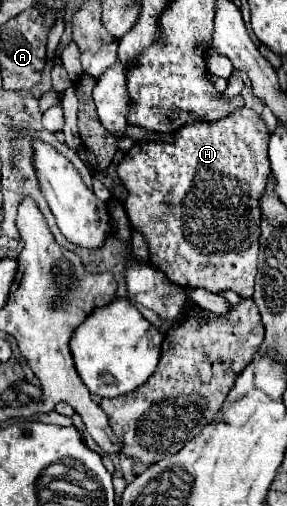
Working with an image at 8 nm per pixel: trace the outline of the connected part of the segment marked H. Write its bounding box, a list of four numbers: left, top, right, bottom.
[117,108,271,298]

